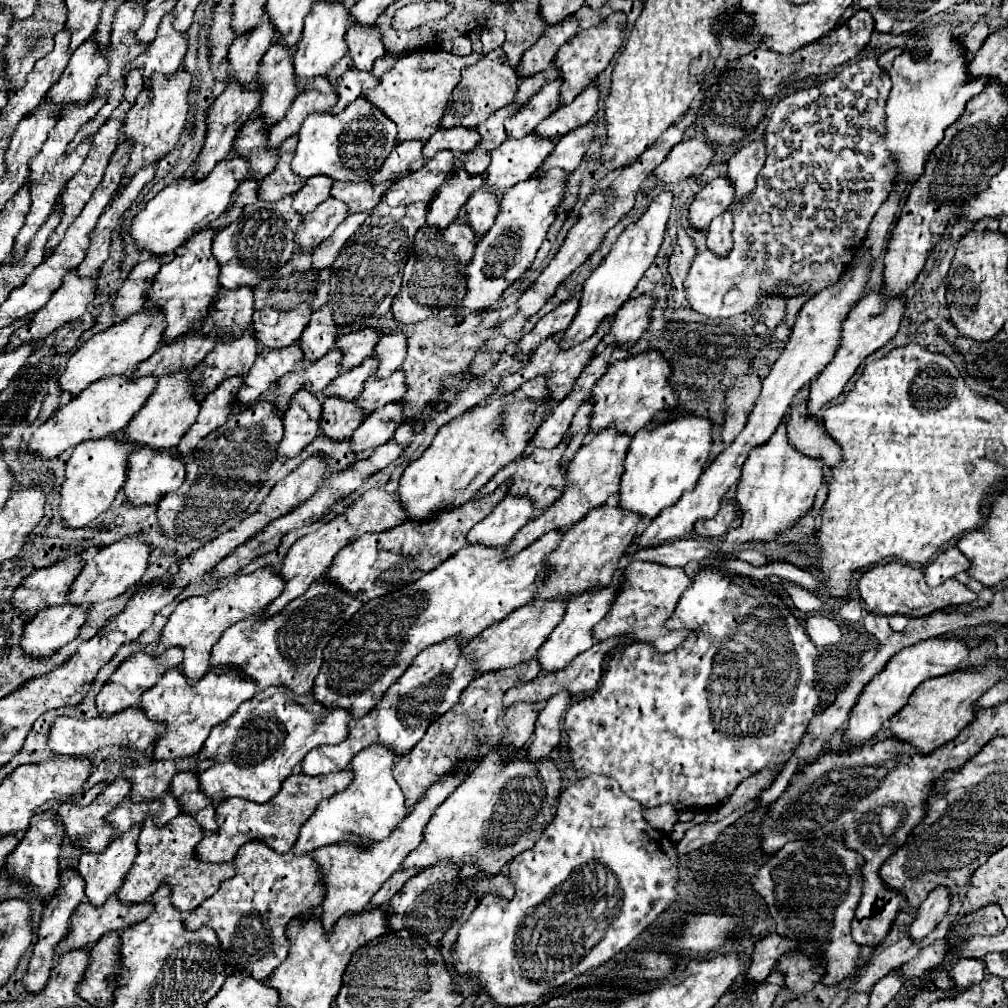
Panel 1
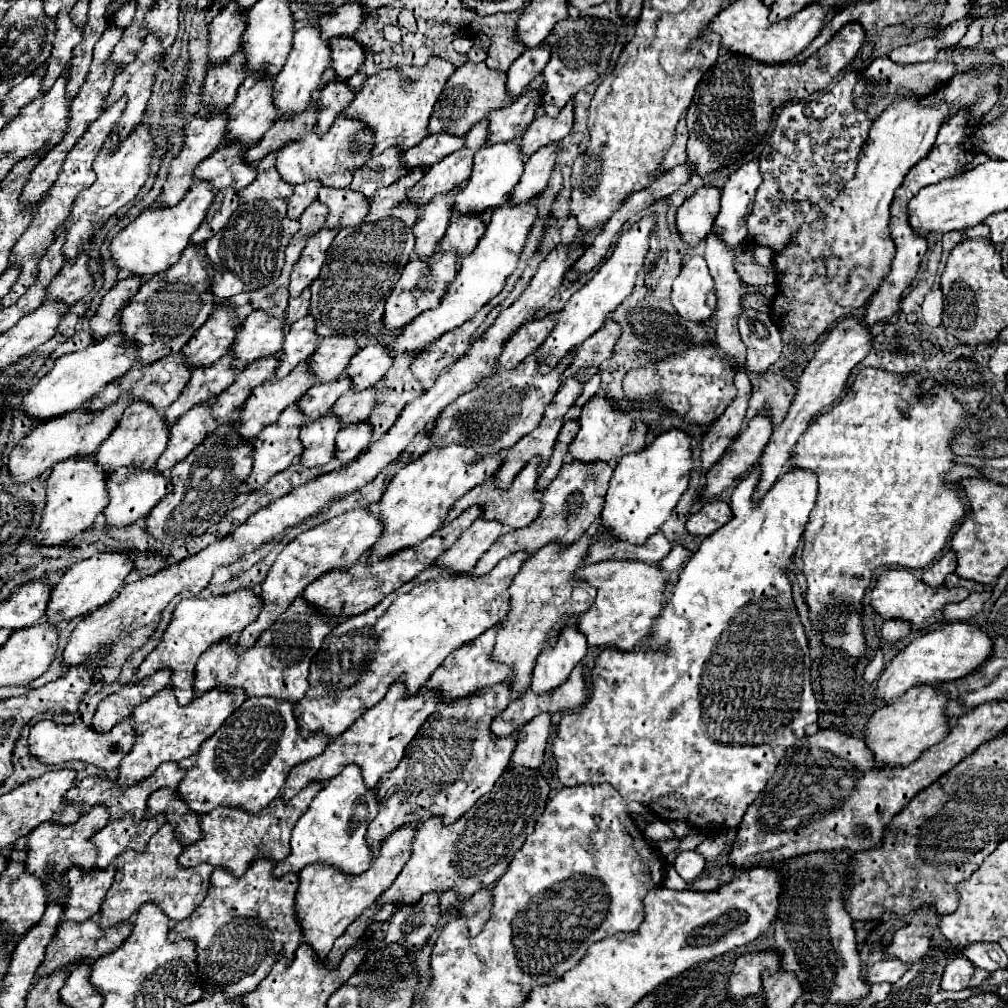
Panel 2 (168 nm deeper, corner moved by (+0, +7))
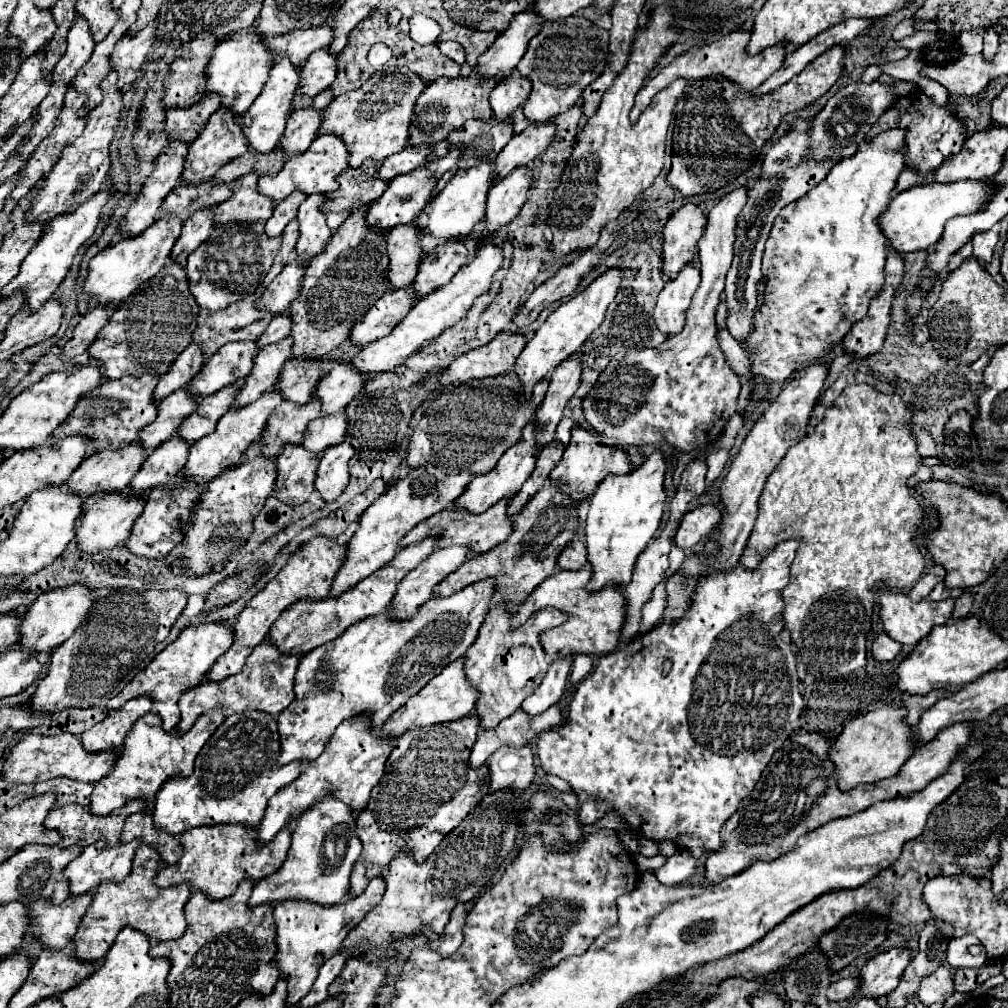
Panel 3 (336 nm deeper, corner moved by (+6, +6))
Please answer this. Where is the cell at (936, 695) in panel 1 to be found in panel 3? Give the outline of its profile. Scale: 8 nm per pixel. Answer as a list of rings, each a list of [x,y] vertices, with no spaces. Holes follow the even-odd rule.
[[[884,706],[864,716],[856,716],[844,726],[842,734],[830,748],[830,762],[834,762],[834,768],[838,770],[840,790],[852,790],[858,784],[872,784],[884,778],[892,778],[900,770],[900,766],[912,756],[912,728],[902,724],[904,714],[906,708],[902,706]]]

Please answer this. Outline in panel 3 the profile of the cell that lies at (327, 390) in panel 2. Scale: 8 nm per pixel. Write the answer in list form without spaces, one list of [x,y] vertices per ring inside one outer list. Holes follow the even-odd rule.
[[[286,400],[280,406],[276,406],[260,436],[264,458],[278,456],[282,452],[282,446],[286,444],[300,444],[308,422],[318,416],[320,416],[318,402],[298,406]]]

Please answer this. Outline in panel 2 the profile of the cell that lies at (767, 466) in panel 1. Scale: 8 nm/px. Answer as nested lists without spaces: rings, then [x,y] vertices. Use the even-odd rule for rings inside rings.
[[[794,467],[790,473],[784,473],[776,485],[762,497],[754,499],[756,485],[760,483],[760,469],[754,469],[742,479],[732,497],[730,507],[734,513],[734,519],[720,527],[716,533],[704,539],[700,549],[692,555],[684,571],[680,573],[678,583],[672,589],[672,595],[668,603],[662,609],[662,615],[656,621],[654,637],[650,639],[648,649],[640,651],[622,651],[616,647],[606,647],[600,657],[596,659],[594,671],[592,671],[592,691],[590,699],[582,705],[582,709],[576,709],[562,717],[558,725],[558,737],[552,741],[552,753],[556,757],[556,771],[558,779],[566,787],[574,787],[580,783],[610,783],[626,801],[638,801],[644,803],[650,811],[654,811],[664,821],[676,821],[684,819],[692,823],[692,827],[708,827],[708,829],[732,829],[736,827],[748,805],[758,797],[758,793],[768,783],[768,777],[776,771],[776,765],[788,751],[788,747],[794,745],[794,741],[804,737],[804,729],[818,721],[818,705],[814,699],[814,691],[810,685],[810,651],[808,651],[808,639],[804,633],[804,627],[800,623],[798,611],[792,605],[792,585],[786,577],[786,567],[790,563],[790,557],[794,555],[800,535],[808,523],[808,515],[814,507],[816,493],[818,493],[818,477],[812,471]],[[668,645],[668,649],[660,651],[658,647]]]

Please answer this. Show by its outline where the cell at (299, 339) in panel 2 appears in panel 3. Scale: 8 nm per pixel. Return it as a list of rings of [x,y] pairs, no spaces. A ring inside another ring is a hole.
[[[282,338],[276,344],[264,346],[256,354],[252,374],[240,386],[240,394],[234,398],[234,404],[230,406],[230,410],[240,410],[242,406],[254,402],[258,396],[262,396],[264,392],[270,392],[272,386],[276,384],[276,378],[282,370],[282,364],[290,358],[290,354],[292,354],[292,340],[290,338]]]

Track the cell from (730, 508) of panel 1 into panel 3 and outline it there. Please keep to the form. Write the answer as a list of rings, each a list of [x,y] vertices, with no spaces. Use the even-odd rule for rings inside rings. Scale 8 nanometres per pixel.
[[[704,504],[704,506],[698,506],[698,508],[686,512],[680,522],[680,528],[674,536],[674,544],[682,550],[694,548],[696,544],[700,544],[702,540],[708,538],[708,534],[720,522],[720,516],[722,514],[714,504]]]

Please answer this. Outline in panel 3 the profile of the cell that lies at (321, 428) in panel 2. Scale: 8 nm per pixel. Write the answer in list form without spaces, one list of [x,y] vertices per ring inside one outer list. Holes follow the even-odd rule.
[[[284,446],[276,458],[276,490],[274,496],[290,506],[304,504],[314,492],[314,478],[320,456],[304,450],[302,446]]]

